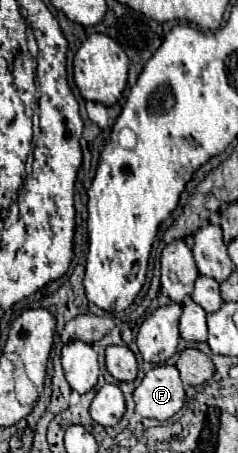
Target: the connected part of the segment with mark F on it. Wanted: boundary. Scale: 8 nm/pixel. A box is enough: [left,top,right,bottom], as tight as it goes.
[133,365,185,421]

